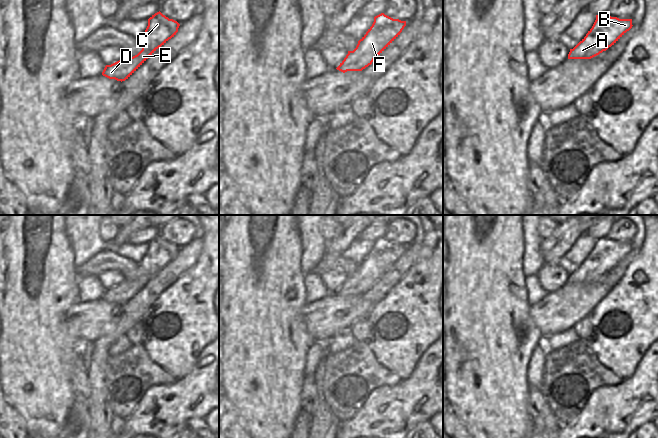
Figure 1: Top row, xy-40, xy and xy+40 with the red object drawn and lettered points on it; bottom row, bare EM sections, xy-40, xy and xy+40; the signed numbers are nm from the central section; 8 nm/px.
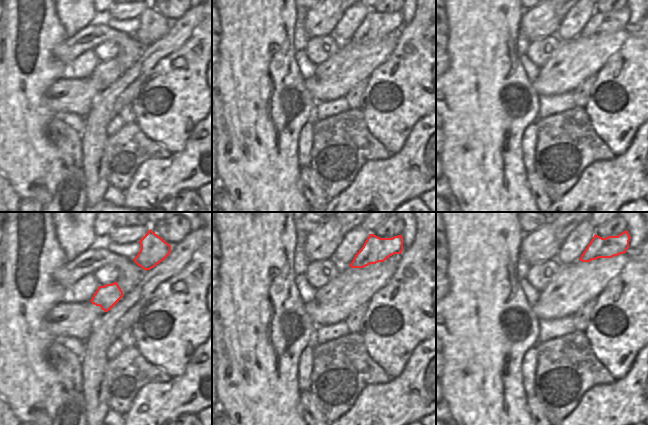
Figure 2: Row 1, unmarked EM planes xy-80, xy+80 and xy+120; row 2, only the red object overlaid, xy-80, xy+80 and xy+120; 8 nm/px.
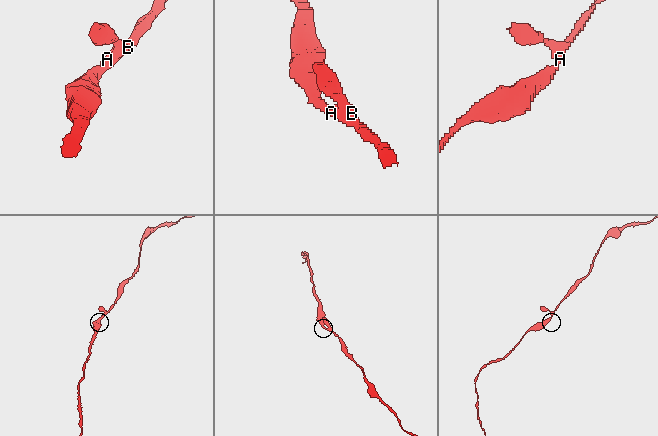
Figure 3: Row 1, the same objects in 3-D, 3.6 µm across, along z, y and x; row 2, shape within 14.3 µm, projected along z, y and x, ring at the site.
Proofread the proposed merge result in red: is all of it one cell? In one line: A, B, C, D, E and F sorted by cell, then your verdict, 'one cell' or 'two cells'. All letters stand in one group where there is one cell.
groups A B C D E F; one cell

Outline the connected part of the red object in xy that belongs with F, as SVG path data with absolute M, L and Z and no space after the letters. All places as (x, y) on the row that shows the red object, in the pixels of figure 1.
M384 13L375 16L372 26L358 41L356 48L348 51L336 69L343 73L362 71L400 35L405 26L406 21L393 19Z

